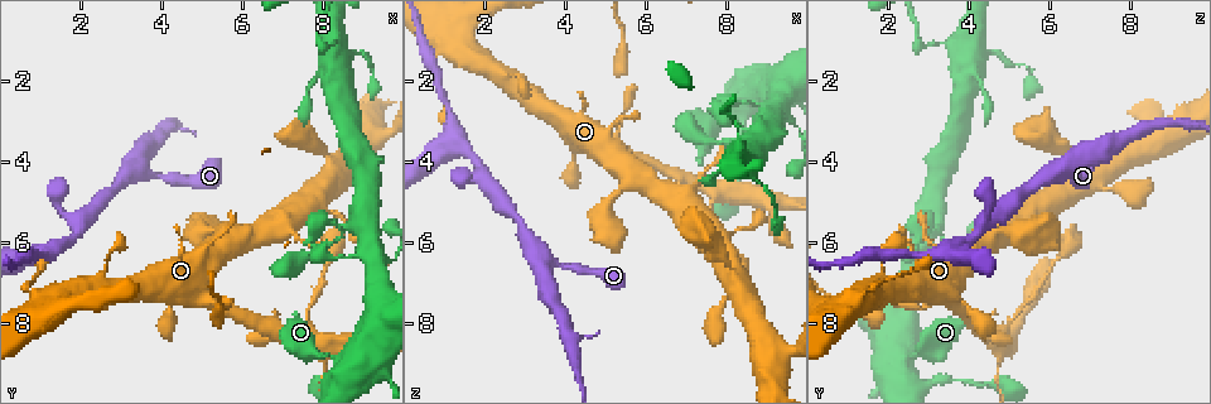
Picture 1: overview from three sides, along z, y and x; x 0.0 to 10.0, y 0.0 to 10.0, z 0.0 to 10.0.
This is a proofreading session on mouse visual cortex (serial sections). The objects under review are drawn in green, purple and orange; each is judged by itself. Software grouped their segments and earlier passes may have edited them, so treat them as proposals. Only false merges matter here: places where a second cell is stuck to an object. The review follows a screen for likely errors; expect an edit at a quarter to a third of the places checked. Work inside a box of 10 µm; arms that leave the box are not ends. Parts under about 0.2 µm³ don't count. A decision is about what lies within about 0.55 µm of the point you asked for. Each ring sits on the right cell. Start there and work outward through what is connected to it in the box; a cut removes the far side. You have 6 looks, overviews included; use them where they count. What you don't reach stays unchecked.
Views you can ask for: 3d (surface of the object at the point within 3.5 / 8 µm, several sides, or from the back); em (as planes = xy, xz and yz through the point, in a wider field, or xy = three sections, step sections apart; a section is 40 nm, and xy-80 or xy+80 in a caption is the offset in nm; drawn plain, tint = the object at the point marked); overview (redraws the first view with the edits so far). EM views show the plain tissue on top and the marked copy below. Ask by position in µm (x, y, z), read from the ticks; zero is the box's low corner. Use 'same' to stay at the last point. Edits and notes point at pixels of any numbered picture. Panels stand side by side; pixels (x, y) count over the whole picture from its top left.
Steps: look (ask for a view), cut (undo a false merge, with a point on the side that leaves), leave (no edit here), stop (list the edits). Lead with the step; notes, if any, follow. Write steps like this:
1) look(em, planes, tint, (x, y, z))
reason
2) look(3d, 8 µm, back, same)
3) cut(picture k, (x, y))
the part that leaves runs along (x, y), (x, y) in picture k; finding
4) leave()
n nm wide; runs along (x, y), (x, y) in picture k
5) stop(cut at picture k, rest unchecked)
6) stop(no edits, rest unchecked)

look(3d, 8 µm, (3.60, 4.30, 6.40))
three-way junction

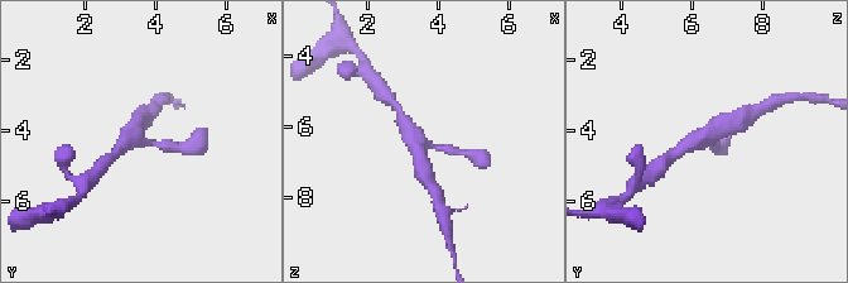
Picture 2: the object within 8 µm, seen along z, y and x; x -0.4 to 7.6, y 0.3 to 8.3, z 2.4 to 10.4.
look(3d, 3.5 µm, same)

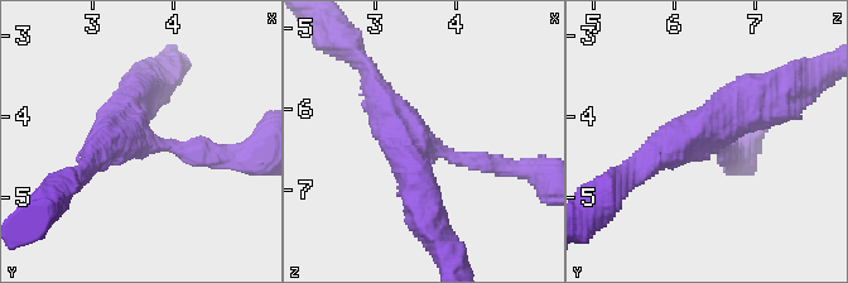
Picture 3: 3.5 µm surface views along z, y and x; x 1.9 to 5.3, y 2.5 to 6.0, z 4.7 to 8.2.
look(em, xy, step 5, tint, (3.65, 4.30, 6.45))

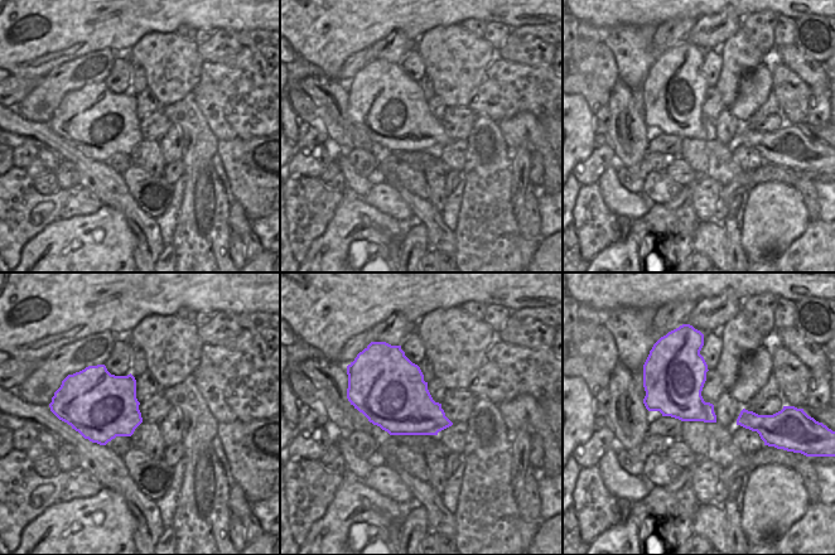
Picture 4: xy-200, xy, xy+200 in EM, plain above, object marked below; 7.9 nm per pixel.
leave()
3 arms; arms of 250, 450, 450 nm; runs along (502, 166), (425, 145), (371, 85) in picture 3; all the same cell

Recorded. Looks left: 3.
look(3d, 3.5 µm, (8.05, 8.75, 4.75))
two arms in line, one across

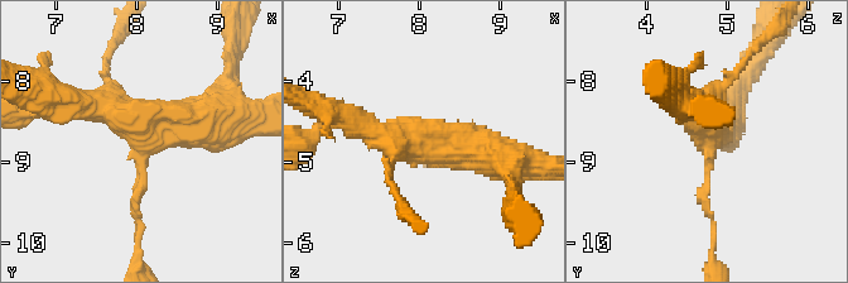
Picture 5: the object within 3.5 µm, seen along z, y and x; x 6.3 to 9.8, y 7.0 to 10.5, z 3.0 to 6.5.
look(em, planes, tint, (8.05, 8.75, 4.80))

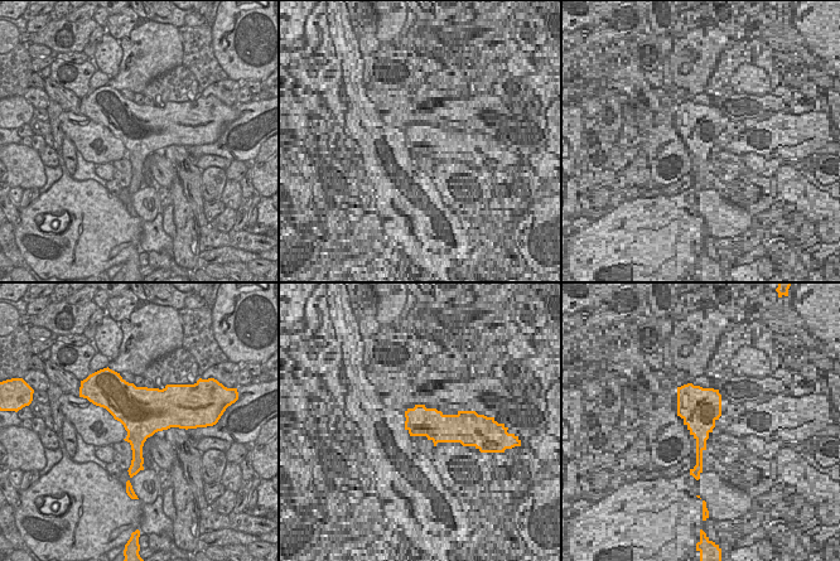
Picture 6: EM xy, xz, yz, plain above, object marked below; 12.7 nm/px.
leave()
600 nm wide; runs along (348, 121), (391, 140), (500, 159) in picture 5; all the same cell

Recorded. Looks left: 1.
stop(no edits, rest unchecked)

